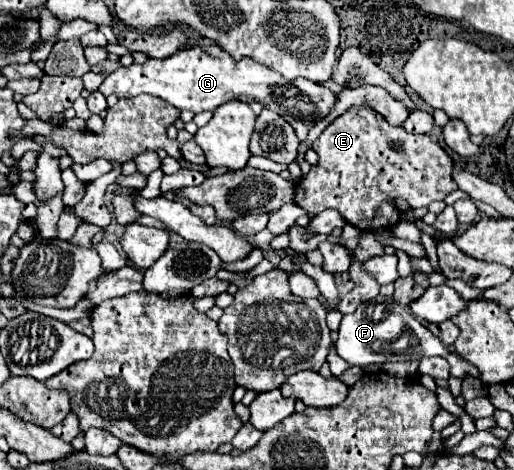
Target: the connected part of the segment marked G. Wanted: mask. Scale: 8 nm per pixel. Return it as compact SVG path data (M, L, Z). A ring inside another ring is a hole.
M216 45L180 49L166 59L148 59L142 65L120 67L102 81L98 91L104 97L114 93L120 99L148 93L160 97L176 109L188 109L192 113L214 111L220 103L230 99L240 99L244 103L258 101L264 109L272 109L282 115L294 127L300 141L306 139L308 129L318 119L328 115L330 107L336 103L336 93L320 83L312 83L304 77L288 81L278 71L270 71L270 67L264 67L254 59L230 59L230 55L226 55L226 51Z

